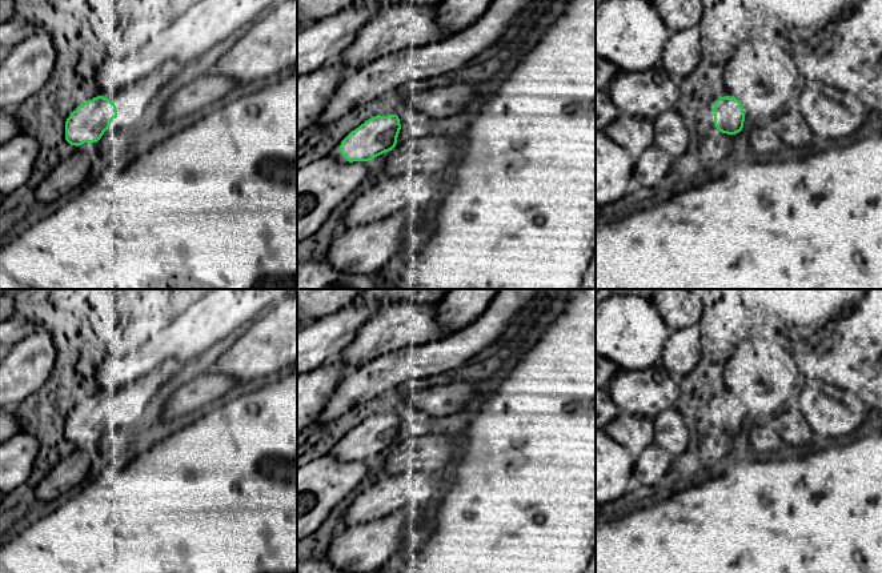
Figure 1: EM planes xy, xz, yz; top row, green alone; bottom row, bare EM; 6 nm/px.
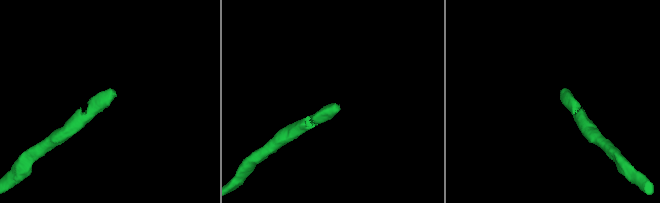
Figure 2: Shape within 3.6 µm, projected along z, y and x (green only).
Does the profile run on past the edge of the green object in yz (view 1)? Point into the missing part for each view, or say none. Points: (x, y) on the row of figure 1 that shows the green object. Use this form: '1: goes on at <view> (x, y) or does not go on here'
1: does not go on here

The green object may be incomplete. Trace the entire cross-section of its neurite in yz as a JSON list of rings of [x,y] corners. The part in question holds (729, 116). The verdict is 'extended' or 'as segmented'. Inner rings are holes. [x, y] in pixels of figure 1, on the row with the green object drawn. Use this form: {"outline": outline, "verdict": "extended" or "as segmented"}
{"outline": [[[719,97],[713,107],[714,125],[722,133],[735,135],[742,131],[745,113],[735,97]]], "verdict": "as segmented"}

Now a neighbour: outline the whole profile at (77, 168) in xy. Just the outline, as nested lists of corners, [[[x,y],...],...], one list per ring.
[[[107,129],[97,143],[84,143],[61,160],[41,181],[33,193],[33,205],[52,203],[72,189],[92,181],[95,172],[103,173],[108,168],[125,169],[129,163],[120,155],[124,140],[117,140],[112,129]]]

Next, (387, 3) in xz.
[[[354,0],[354,4],[368,4],[368,3],[382,4],[384,7],[394,7],[406,3],[416,4],[440,4],[441,0]]]

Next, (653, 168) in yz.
[[[657,145],[634,155],[634,160],[636,187],[648,187],[658,191],[674,175],[674,160]]]

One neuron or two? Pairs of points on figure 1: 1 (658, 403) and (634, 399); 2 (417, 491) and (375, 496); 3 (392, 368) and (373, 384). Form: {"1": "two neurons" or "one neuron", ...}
{"1": "one neuron", "2": "one neuron", "3": "one neuron"}

